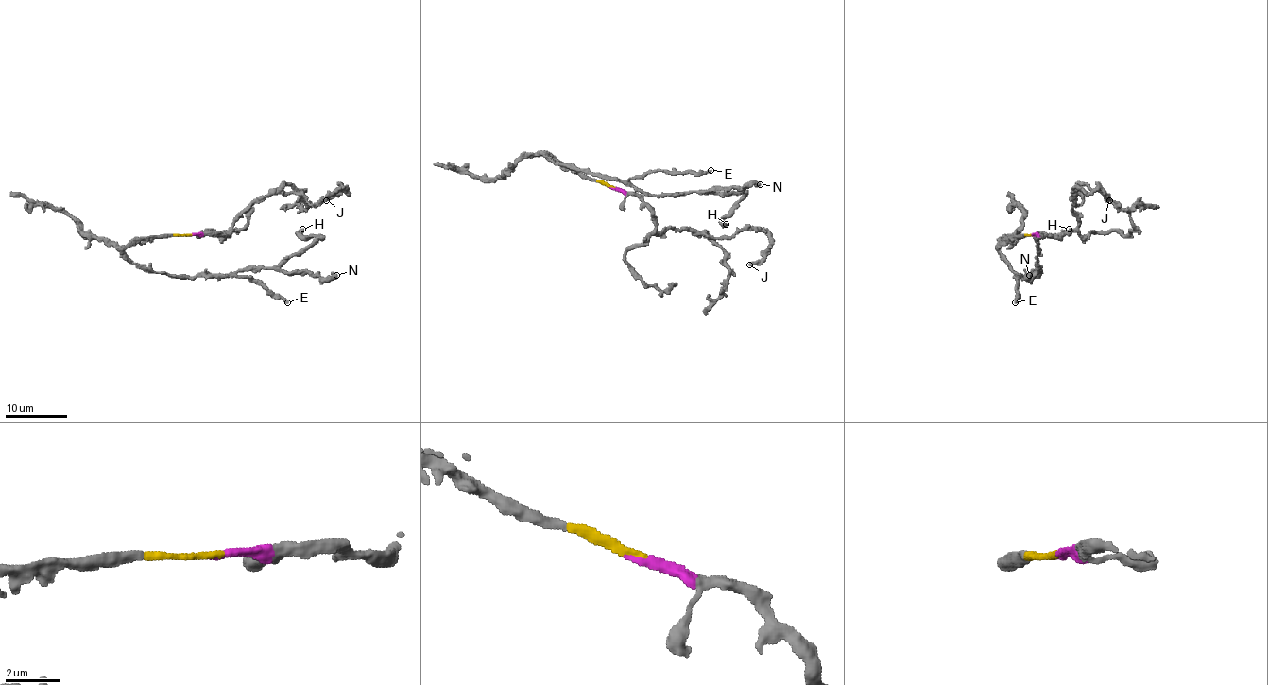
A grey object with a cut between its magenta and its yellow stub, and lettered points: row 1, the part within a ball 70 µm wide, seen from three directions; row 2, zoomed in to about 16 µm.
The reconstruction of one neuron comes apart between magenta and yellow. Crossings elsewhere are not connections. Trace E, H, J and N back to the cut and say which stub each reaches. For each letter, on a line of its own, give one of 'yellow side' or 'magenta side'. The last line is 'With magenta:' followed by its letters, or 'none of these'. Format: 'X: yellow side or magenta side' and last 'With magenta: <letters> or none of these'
E: yellow side
H: yellow side
J: magenta side
N: yellow side
With magenta: J

